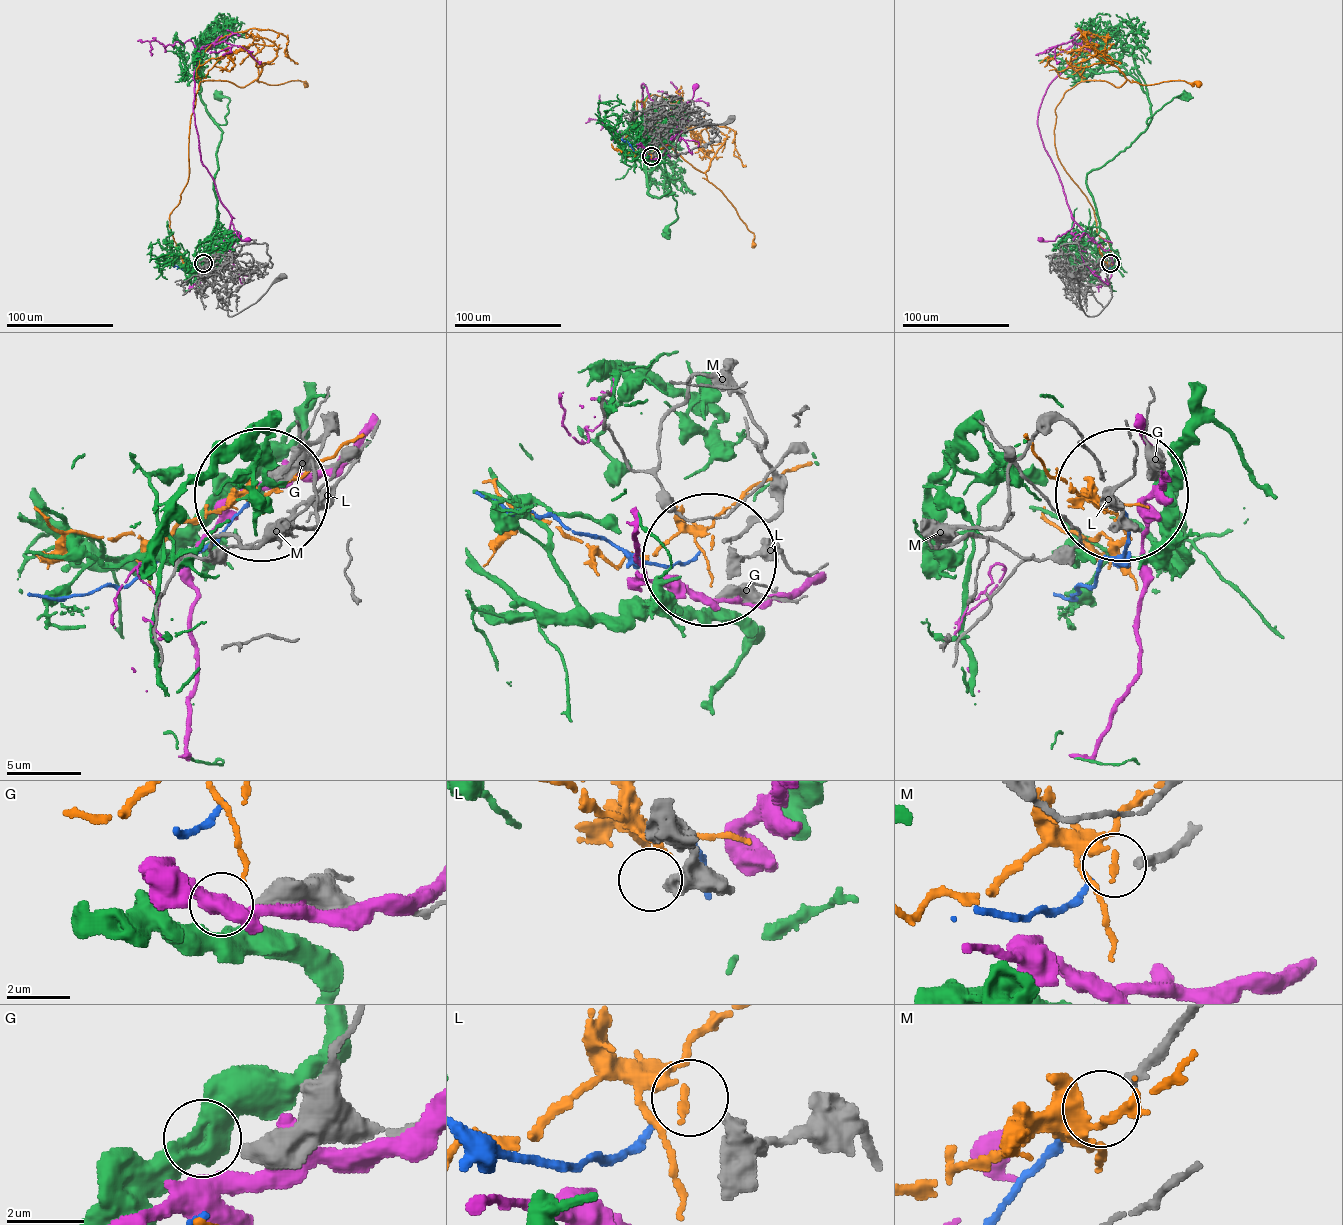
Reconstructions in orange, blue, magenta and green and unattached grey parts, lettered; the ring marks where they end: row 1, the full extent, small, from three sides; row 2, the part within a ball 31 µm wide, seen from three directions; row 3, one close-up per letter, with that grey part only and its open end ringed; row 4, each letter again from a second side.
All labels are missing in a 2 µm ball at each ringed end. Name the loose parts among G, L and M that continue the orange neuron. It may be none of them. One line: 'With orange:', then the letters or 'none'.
With orange: none

